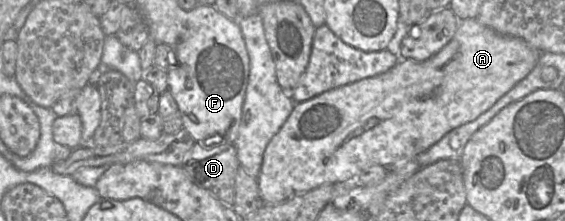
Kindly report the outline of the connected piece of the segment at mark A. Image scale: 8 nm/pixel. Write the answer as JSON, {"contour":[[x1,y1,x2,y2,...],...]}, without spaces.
{"contour":[[477,18,459,20,458,29,452,40,430,59,416,61,400,58,399,62,393,68,382,74,340,86,323,92,309,100,295,103,288,119,272,137,264,151,261,169,257,178,260,196,264,204,281,203,295,195,308,192,324,184,353,182,362,170,373,165,382,165,389,168,401,166,416,159,419,154,428,150,447,133,459,126,474,121,490,109,502,96,508,93,532,71,541,54,542,52,533,48,524,40,500,34,492,28,483,25]]}

